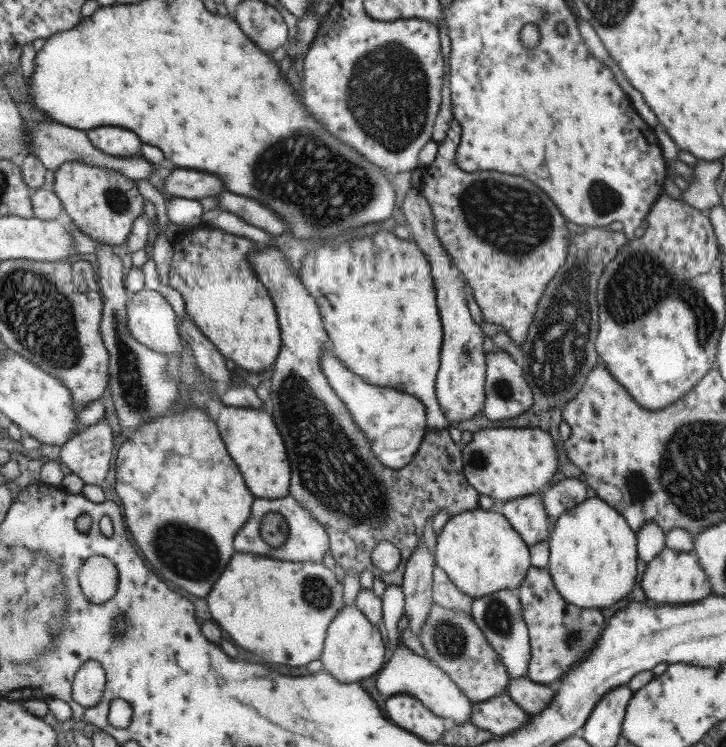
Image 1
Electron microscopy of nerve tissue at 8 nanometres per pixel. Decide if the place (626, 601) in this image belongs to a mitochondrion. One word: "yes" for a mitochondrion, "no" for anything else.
no

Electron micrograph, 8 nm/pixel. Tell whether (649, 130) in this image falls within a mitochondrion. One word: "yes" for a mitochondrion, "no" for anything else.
no

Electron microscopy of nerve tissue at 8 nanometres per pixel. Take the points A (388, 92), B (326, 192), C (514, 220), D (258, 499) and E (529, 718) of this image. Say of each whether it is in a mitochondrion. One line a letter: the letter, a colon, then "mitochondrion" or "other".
A: mitochondrion
B: mitochondrion
C: mitochondrion
D: other
E: other

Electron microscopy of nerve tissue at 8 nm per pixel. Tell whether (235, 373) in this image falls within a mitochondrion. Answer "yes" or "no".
no

